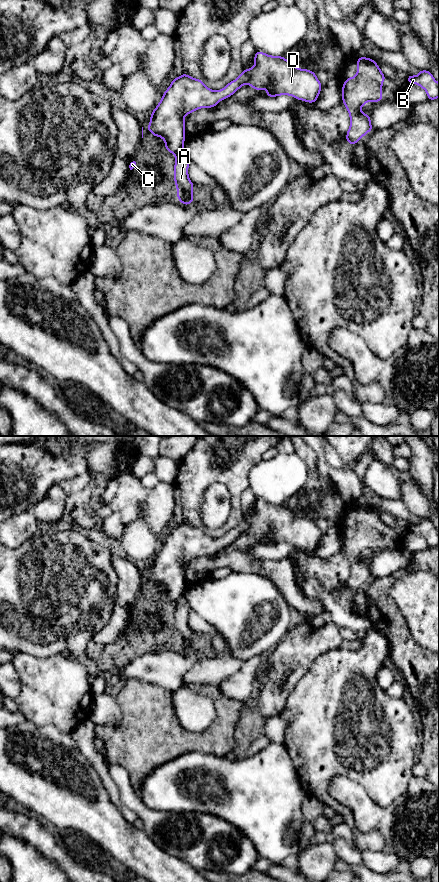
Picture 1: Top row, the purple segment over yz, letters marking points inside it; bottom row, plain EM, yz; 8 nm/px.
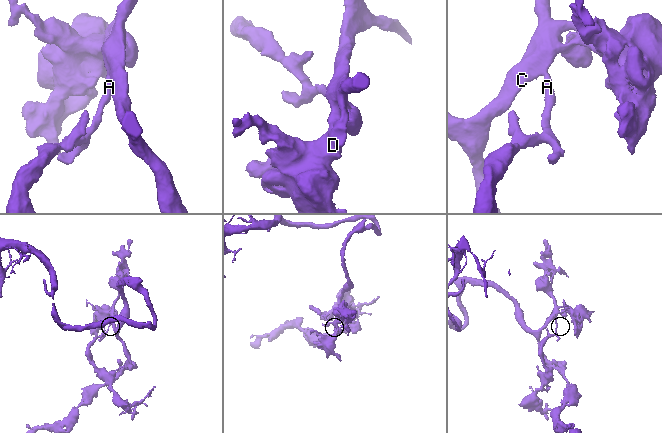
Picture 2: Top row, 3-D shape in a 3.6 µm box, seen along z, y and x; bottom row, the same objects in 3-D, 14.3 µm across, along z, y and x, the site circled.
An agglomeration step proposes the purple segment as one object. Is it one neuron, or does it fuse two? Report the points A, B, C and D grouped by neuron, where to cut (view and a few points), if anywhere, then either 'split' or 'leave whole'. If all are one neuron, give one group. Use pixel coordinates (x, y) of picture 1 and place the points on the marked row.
A / B C D | yz (182, 147), (175, 155) | split

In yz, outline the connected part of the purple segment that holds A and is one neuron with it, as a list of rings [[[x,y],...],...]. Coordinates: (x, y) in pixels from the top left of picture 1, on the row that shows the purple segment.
[[[181,148],[175,155],[174,182],[177,189],[177,199],[183,205],[191,205],[194,200],[193,189],[195,185],[188,175],[189,164],[189,157]]]

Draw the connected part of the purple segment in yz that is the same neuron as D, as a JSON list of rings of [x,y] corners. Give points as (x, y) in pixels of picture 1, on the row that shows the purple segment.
[[[256,50],[254,67],[244,69],[221,90],[211,90],[202,79],[190,77],[185,72],[173,78],[151,113],[147,130],[161,137],[165,149],[176,155],[186,139],[184,117],[199,108],[215,107],[245,84],[256,91],[271,86],[272,89],[265,92],[267,97],[289,95],[307,103],[315,103],[323,87],[315,72],[295,67],[284,56],[271,56]]]

